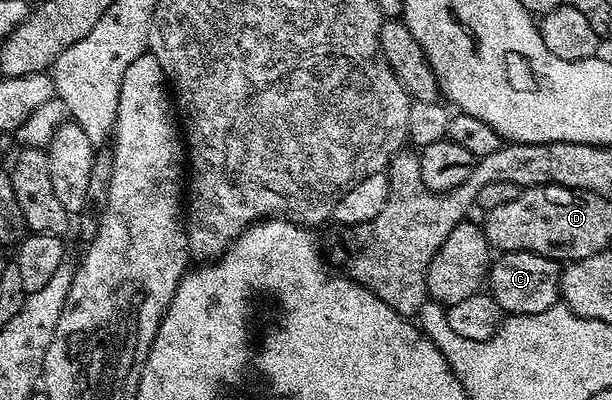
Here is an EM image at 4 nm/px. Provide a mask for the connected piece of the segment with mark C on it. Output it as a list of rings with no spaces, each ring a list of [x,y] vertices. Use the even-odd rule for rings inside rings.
[[[506,251],[497,254],[488,268],[486,287],[498,301],[501,312],[509,316],[537,315],[557,306],[560,298],[561,264],[550,257],[525,251]]]

